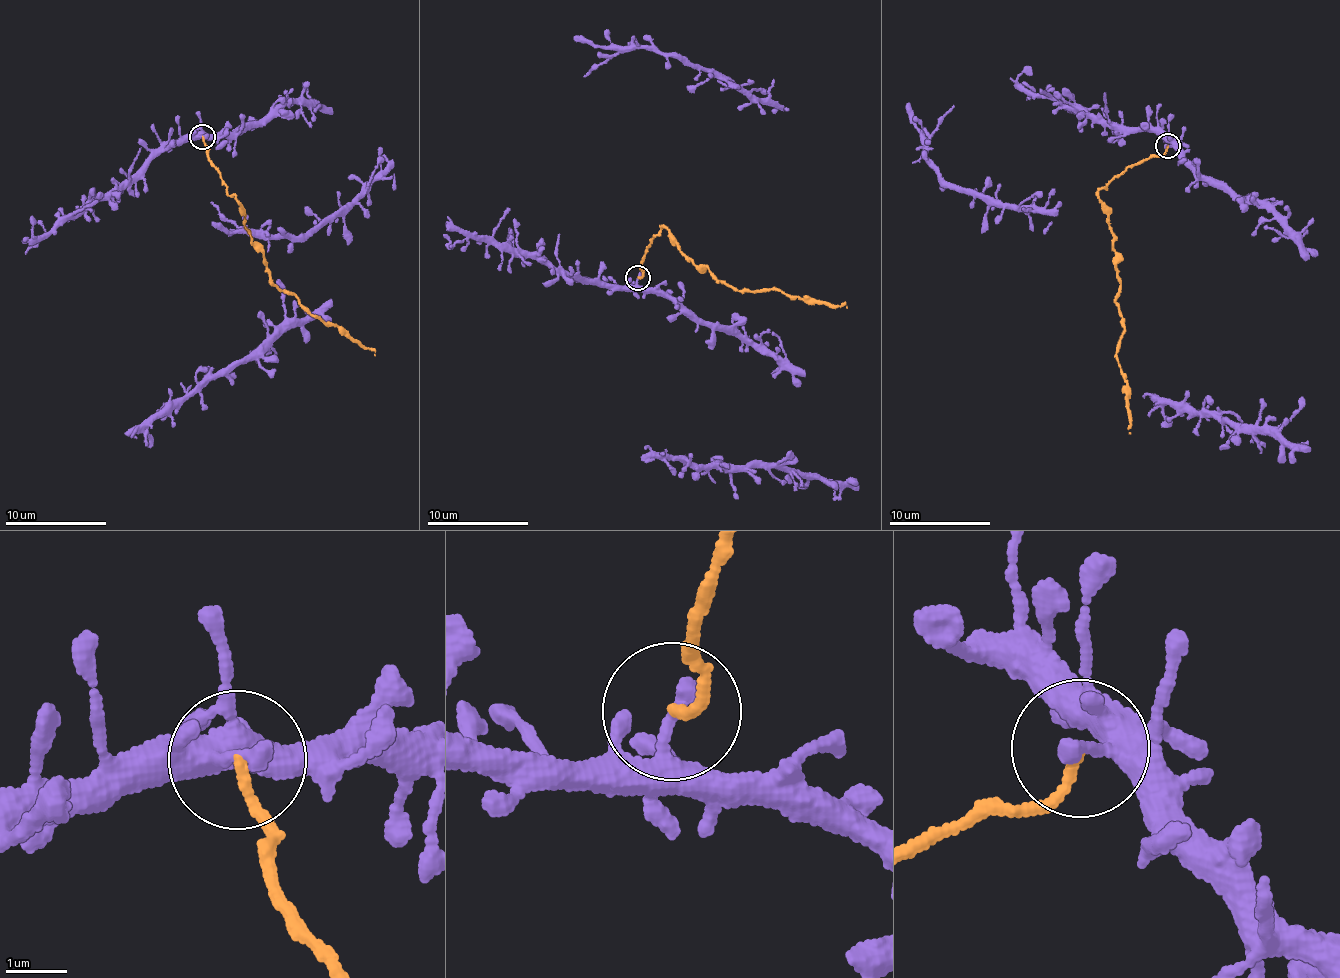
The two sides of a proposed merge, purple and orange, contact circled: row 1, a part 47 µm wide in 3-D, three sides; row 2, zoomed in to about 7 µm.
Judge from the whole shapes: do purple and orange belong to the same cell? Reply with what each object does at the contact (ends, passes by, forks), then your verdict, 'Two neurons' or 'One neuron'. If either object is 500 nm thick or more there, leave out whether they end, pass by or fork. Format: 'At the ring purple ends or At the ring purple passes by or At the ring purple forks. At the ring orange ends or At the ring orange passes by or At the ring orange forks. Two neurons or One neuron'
At the ring purple ends. At the ring orange ends. Two neurons

